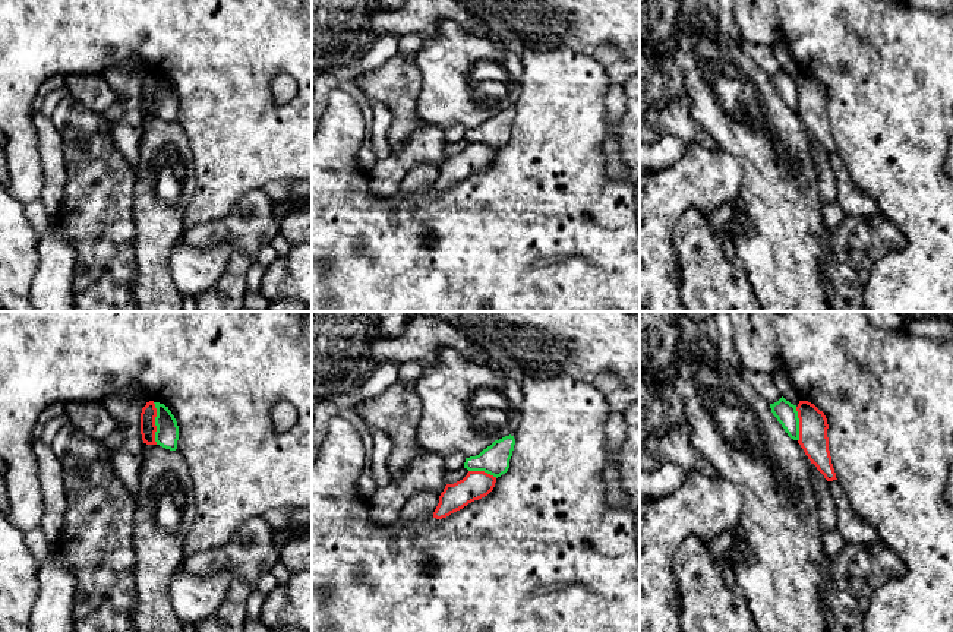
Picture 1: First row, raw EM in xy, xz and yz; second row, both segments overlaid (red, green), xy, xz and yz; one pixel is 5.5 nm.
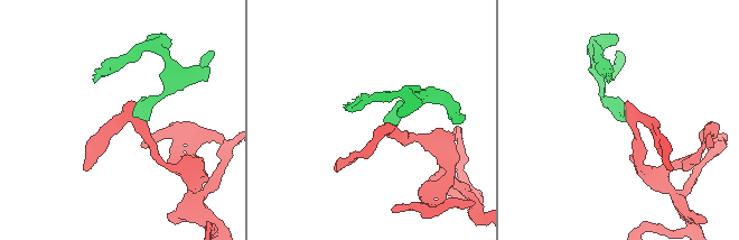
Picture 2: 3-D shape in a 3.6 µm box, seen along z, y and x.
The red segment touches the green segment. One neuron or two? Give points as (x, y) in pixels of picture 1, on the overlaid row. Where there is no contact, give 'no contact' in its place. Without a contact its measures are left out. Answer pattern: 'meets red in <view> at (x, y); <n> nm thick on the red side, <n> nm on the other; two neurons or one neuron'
meets red in xy at (154, 423); 90 nm thick on the red side, 130 nm on the other; two neurons

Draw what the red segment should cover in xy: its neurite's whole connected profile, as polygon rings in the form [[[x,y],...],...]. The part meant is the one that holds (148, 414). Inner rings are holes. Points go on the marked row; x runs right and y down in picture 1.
[[[154,401],[146,402],[146,405],[142,408],[141,413],[141,434],[142,440],[146,445],[157,445],[155,442],[155,417],[157,417],[157,408]]]

